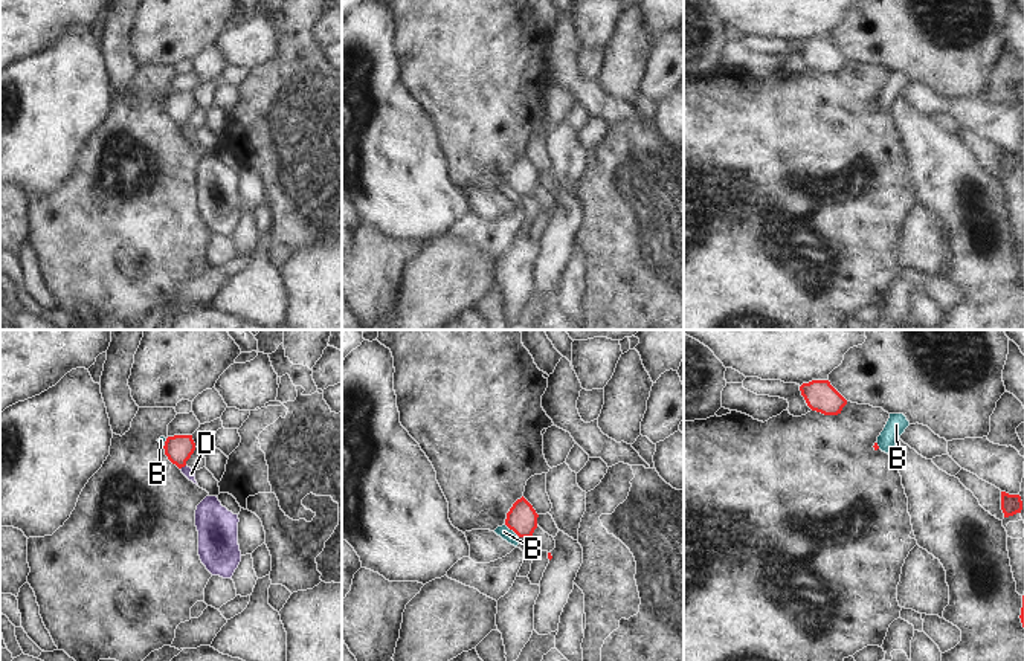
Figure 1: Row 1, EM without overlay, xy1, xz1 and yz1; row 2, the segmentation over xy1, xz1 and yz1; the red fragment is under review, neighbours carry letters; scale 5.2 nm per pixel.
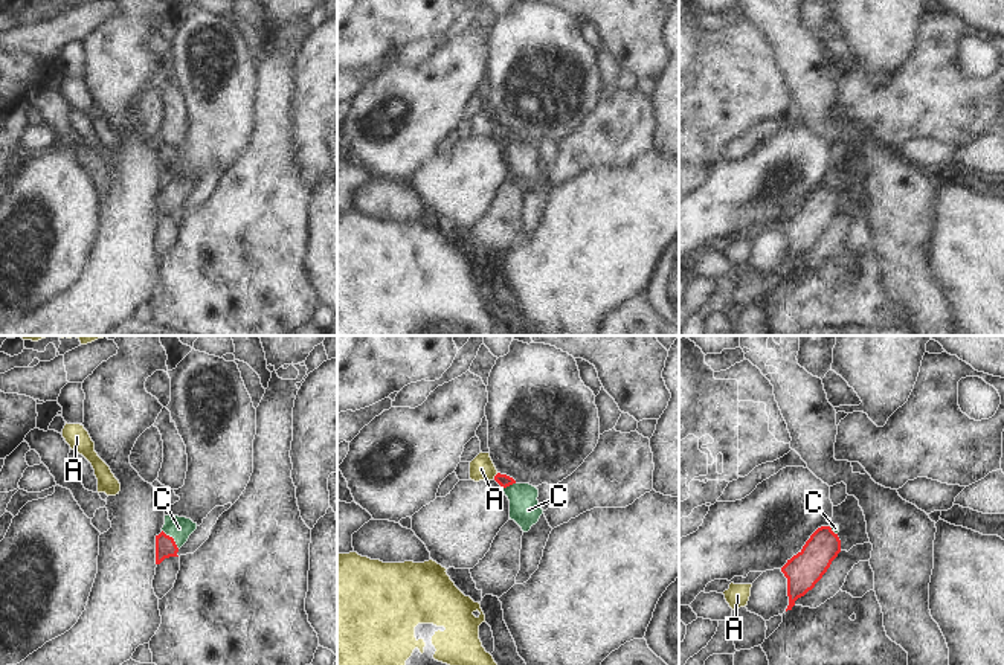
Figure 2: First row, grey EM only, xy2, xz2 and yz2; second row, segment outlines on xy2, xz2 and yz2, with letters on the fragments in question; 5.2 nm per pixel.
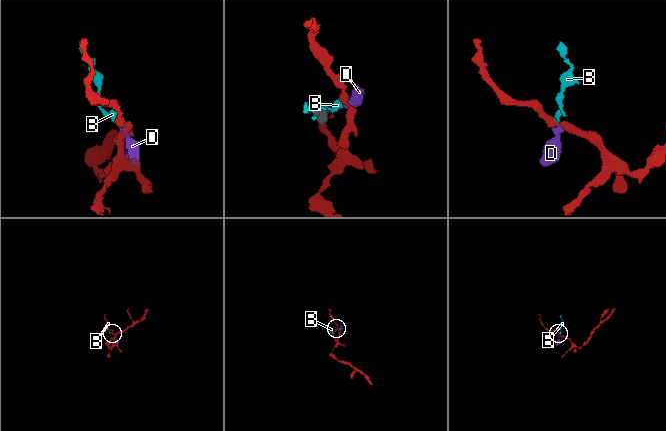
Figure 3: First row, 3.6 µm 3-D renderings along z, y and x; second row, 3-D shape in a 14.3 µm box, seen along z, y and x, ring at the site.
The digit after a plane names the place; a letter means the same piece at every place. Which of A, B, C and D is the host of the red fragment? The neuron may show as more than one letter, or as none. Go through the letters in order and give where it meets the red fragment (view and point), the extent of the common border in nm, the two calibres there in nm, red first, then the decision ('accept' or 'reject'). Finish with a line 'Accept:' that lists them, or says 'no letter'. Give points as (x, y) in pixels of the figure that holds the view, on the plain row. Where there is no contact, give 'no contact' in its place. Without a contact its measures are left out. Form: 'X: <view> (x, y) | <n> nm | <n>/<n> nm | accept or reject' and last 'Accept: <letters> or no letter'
A: xz2 (495, 134) | 40 nm | 70/130 nm | reject
B: xz1 (513, 188) | 100 nm | 160/70 nm | reject
C: xy2 (173, 197) | 140 nm | 110/120 nm | accept
D: xy1 (182, 124) | 40 nm | 140/60 nm | reject
Accept: C

